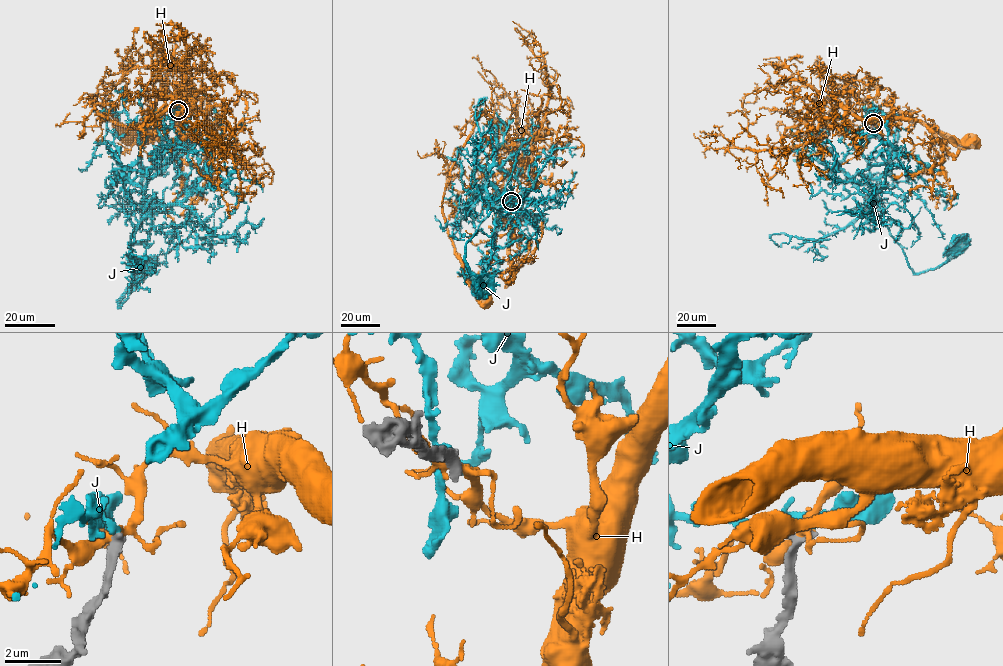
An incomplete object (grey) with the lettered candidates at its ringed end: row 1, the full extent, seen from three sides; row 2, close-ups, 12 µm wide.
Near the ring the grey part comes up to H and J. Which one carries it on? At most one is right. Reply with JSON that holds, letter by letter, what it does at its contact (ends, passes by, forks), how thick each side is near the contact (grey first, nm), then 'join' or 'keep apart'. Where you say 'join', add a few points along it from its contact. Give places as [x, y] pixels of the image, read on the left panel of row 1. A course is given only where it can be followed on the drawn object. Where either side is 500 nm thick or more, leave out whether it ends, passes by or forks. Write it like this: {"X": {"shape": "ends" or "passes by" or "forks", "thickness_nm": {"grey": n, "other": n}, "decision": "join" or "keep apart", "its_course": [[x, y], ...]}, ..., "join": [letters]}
{"H": {"shape": "forks", "thickness_nm": {"grey": 340, "other": 280}, "decision": "keep apart"}, "J": {"shape": "passes by", "thickness_nm": {"grey": 360, "other": 110}, "decision": "keep apart"}, "join": []}

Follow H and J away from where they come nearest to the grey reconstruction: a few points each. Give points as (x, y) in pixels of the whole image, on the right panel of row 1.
H: (873, 123), (876, 117), (859, 120), (830, 101), (785, 134), (804, 136), (869, 115), (892, 113), (972, 143)
J: (873, 123), (862, 133), (893, 155), (860, 171), (856, 188), (907, 265), (934, 269), (956, 245)

